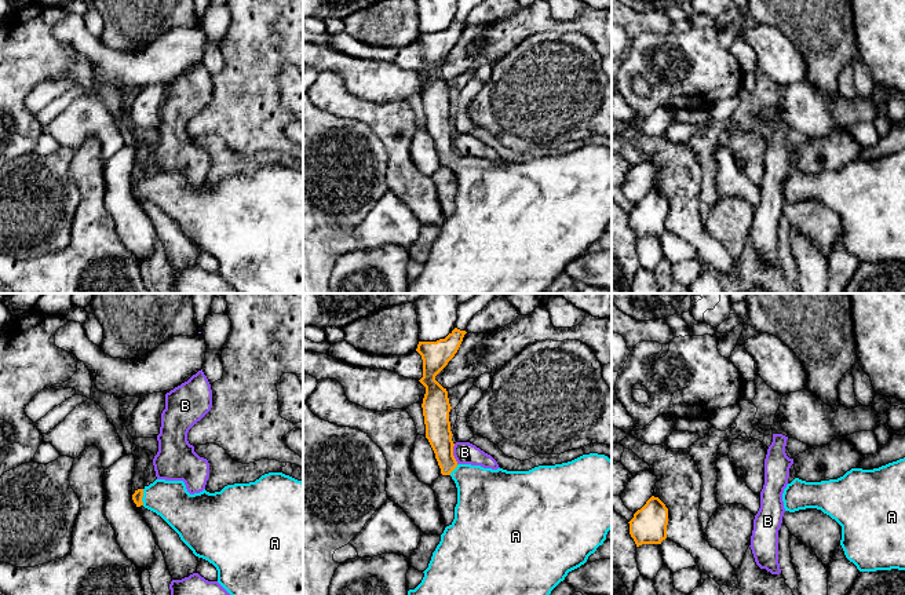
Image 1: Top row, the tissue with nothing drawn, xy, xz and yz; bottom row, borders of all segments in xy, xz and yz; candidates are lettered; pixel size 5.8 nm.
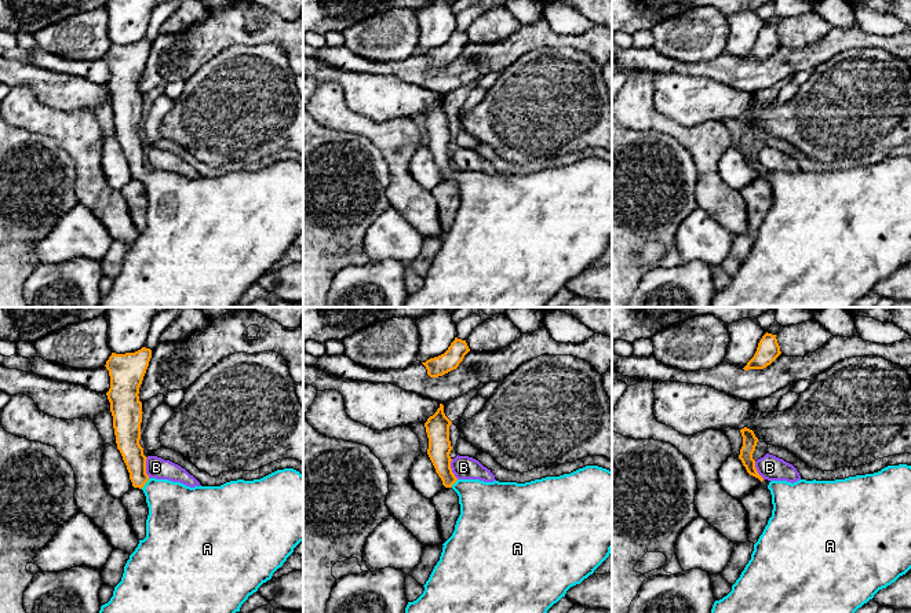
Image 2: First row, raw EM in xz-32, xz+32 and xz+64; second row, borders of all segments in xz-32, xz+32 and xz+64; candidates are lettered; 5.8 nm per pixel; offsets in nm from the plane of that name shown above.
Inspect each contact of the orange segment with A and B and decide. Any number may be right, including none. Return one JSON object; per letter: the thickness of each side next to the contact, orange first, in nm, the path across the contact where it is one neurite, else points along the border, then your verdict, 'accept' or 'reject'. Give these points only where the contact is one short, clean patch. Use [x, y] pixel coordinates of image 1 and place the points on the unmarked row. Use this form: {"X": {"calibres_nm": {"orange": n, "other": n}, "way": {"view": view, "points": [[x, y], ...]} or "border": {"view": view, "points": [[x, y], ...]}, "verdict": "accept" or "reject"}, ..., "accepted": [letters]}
{"A": {"calibres_nm": {"orange": 60, "other": 220}, "way": {"view": "xy", "points": [[138, 186], [142, 188], [170, 190], [182, 203]]}, "verdict": "accept"}, "B": {"calibres_nm": {"orange": 150, "other": 130}, "border": {"view": "xz", "points": [[453, 135], [453, 149], [458, 154]]}, "verdict": "reject"}, "accepted": ["A"]}

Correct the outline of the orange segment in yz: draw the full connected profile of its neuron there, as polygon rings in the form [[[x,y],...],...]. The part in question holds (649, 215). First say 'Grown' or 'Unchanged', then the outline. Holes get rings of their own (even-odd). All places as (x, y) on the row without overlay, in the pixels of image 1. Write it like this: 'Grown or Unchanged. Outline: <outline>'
Unchanged. Outline: [[[652,187],[628,215],[636,238],[661,236],[667,230],[668,200],[658,189]]]

